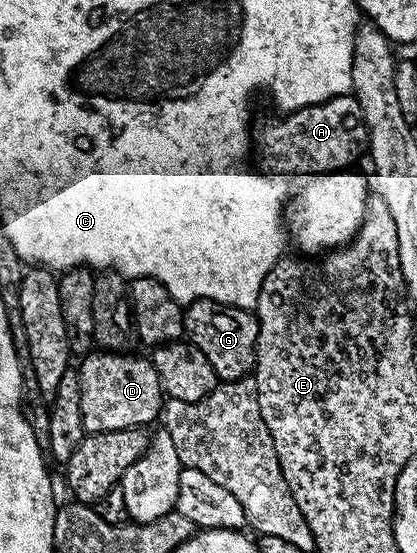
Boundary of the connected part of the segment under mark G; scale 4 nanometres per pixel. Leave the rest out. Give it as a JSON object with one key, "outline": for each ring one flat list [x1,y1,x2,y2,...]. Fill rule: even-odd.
{"outline":[[194,300,182,313,184,336,208,358,219,381,251,375,258,350,258,317,249,308,232,308,214,300]]}

